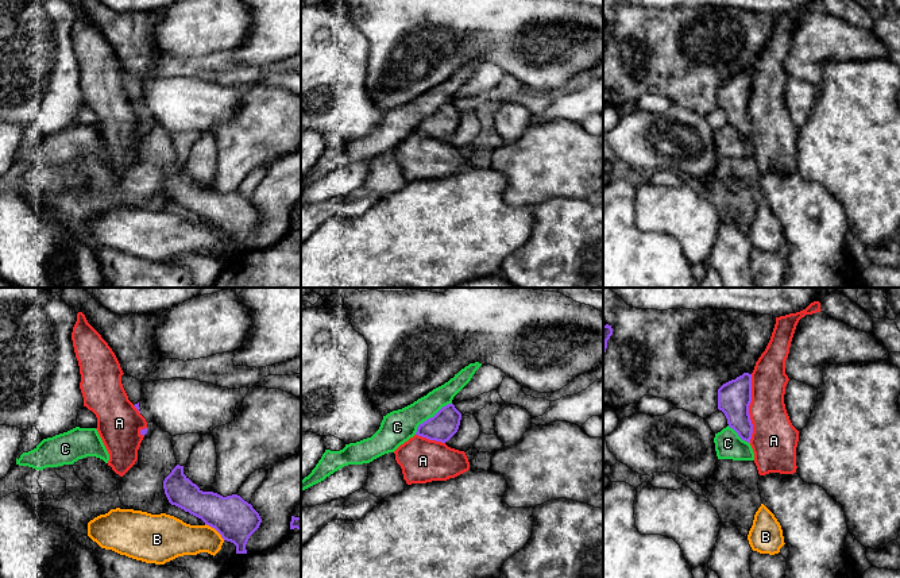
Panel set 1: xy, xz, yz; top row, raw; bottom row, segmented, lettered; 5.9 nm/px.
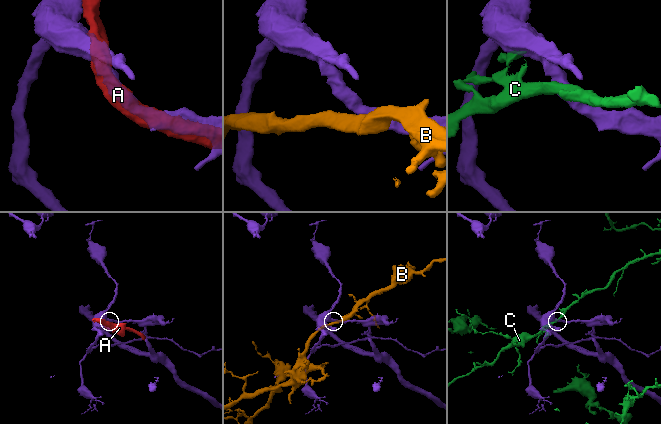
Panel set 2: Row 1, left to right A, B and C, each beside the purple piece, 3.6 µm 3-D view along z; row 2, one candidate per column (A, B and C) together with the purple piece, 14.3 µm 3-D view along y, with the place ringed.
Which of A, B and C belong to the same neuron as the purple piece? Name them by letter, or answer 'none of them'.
A

